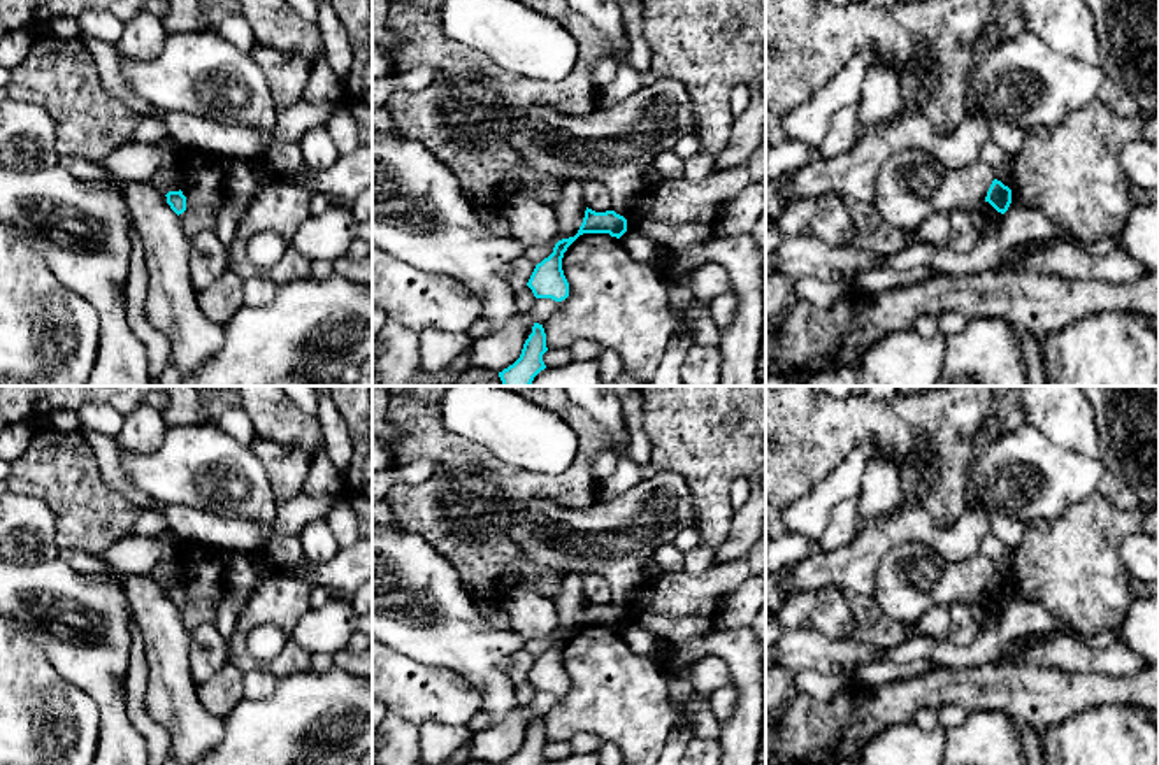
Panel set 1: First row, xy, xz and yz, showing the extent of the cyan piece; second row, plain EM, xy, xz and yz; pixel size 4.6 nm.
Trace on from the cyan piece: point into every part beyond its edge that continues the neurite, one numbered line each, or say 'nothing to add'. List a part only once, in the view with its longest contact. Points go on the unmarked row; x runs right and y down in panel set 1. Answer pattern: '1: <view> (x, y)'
nothing to add

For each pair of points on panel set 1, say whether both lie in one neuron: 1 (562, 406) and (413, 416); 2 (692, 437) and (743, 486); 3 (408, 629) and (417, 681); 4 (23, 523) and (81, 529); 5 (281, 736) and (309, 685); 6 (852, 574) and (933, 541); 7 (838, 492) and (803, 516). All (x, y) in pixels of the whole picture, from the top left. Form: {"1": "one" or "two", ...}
{"1": "one", "2": "two", "3": "two", "4": "two", "5": "one", "6": "one", "7": "one"}

